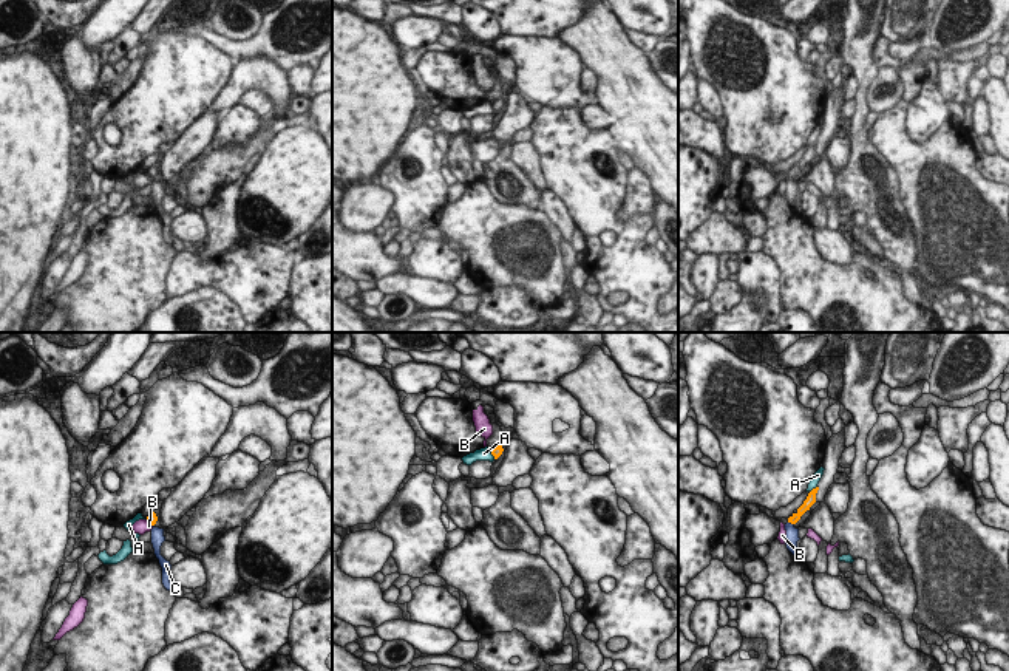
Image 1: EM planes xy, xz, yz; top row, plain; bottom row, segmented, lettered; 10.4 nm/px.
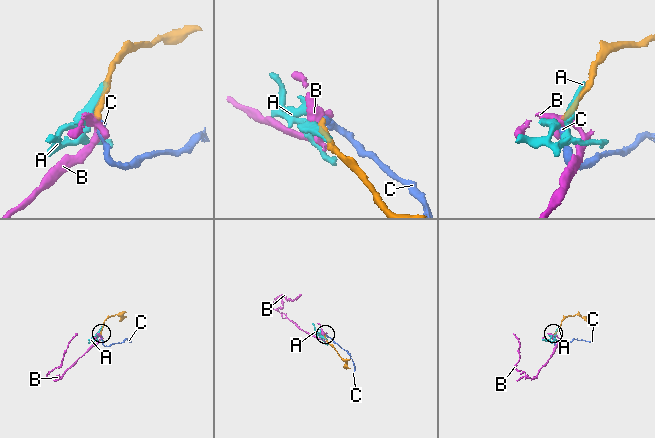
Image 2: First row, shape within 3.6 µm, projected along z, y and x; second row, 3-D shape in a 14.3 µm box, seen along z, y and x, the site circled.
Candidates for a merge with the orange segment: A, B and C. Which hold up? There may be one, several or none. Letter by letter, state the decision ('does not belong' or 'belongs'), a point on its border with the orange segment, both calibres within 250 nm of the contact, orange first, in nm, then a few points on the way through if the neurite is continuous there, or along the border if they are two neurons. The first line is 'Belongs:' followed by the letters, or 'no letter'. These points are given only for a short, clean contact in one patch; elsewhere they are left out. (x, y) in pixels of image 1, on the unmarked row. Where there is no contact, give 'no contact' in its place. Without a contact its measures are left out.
Belongs: C
A: does not belong; contact yz (813, 143); calibres 100 and 90 nm
B: does not belong; contact xy (149, 175); calibres 120 and 140 nm; border xy (146, 173), (152, 180)
C: belongs; contact yz (791, 177); calibres 90 and 130 nm; way yz (807, 158), (791, 177), (791, 186)

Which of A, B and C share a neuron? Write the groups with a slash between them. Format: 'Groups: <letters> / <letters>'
Groups: A / B / C.

